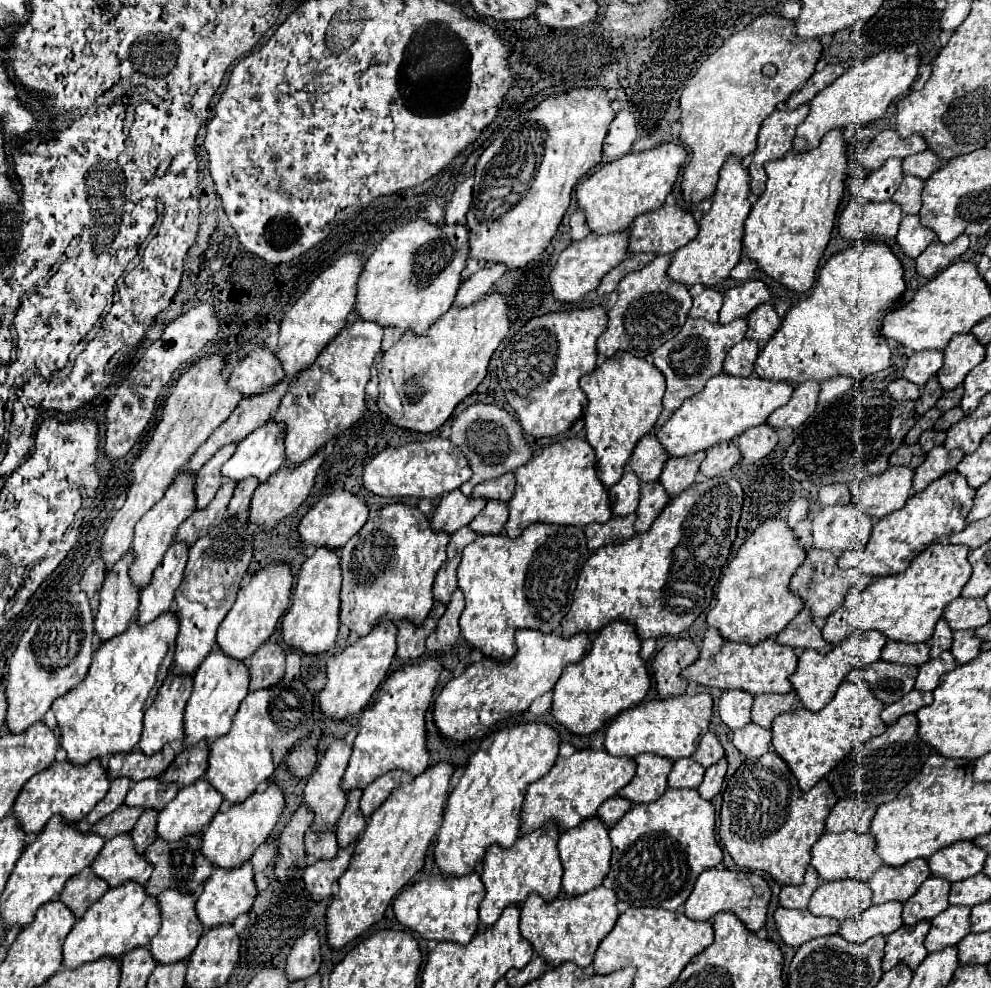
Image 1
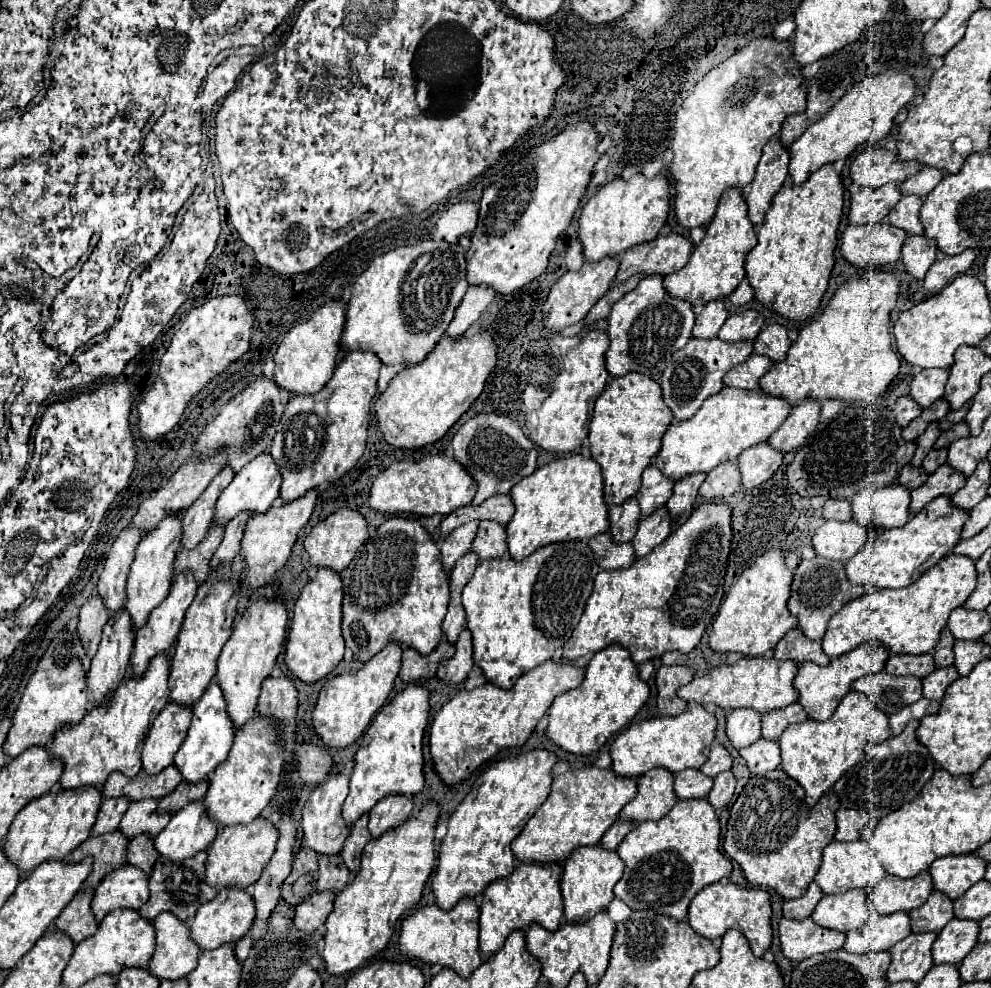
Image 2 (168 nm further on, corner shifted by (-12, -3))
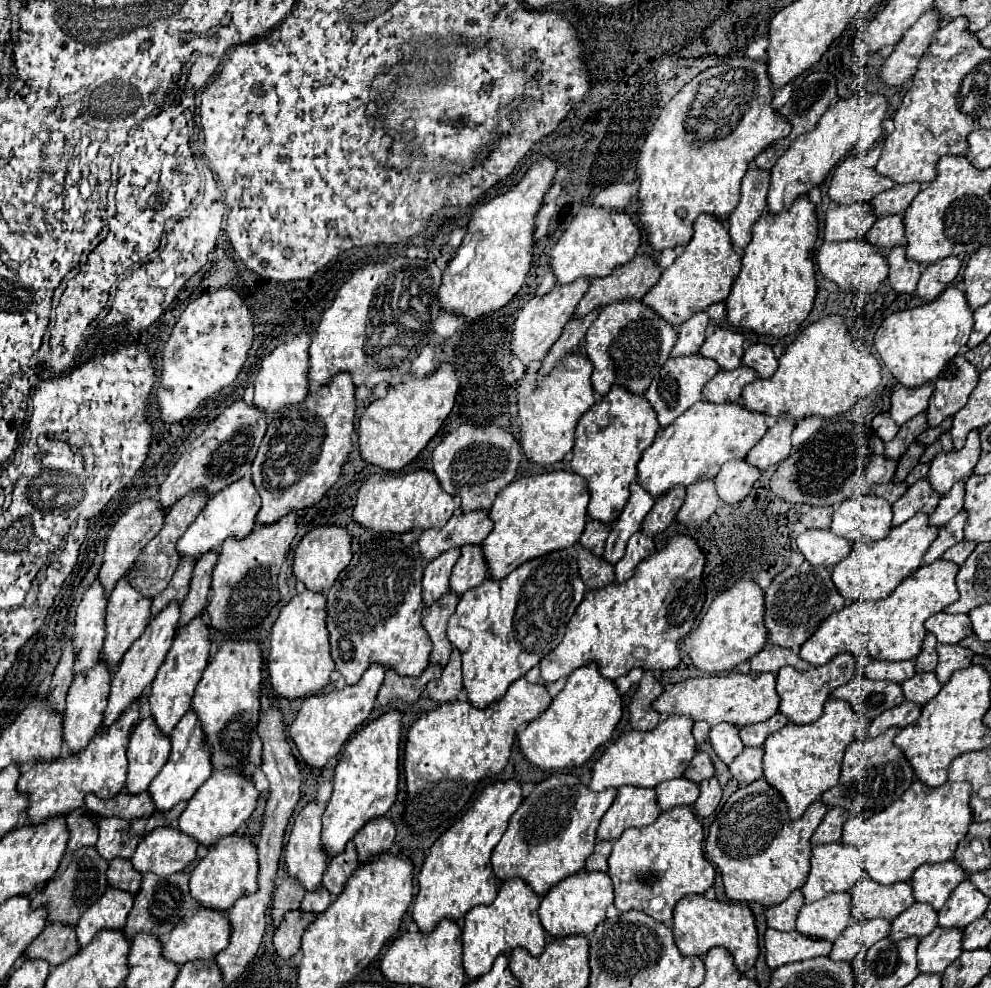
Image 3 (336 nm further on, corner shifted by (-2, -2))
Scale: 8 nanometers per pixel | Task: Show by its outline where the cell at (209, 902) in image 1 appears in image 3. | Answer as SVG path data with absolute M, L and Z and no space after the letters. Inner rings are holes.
M200 907L194 917L184 919L174 927L174 931L168 935L166 943L162 945L162 957L182 967L188 961L212 961L222 949L226 949L226 943L230 939L230 921L226 915L218 915L218 911L206 911Z

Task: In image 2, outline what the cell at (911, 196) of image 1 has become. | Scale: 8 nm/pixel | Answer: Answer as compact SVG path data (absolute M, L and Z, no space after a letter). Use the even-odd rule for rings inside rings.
M914 194L902 196L896 208L892 208L892 212L888 214L888 220L894 226L906 230L906 234L924 234L924 226L918 218L922 202L924 202L922 196L914 196Z

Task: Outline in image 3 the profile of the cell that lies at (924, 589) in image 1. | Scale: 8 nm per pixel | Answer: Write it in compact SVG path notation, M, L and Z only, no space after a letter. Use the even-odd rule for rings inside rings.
M938 559L932 565L924 565L916 573L906 577L890 593L890 597L882 601L854 601L846 605L842 611L836 611L818 627L818 631L800 647L798 655L812 667L828 663L838 653L852 653L856 657L866 655L880 661L914 659L926 635L924 621L958 599L954 583L956 573L958 567L954 563Z

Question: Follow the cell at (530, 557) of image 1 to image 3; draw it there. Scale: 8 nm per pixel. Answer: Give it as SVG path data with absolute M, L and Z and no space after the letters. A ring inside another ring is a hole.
M572 549L526 561L502 581L486 579L480 587L466 591L448 621L446 635L462 655L468 701L478 709L496 703L516 679L556 649L584 593L586 585L578 579L578 561Z

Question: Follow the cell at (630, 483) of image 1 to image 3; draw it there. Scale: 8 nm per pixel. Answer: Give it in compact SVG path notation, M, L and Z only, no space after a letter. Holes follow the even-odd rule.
M588 521L586 529L580 537L580 545L584 549L588 549L592 555L600 557L604 553L604 543L606 543L608 533L610 533L610 525L604 525L598 521Z

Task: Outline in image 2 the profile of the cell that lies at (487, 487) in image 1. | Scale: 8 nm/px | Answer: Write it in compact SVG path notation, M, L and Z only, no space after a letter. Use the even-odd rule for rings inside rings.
M496 494L496 496L490 496L488 500L484 500L484 504L480 504L480 506L468 504L464 508L458 508L456 512L448 514L440 524L440 534L446 536L448 532L452 532L452 528L466 524L468 520L496 520L500 524L508 524L512 514L514 514L512 496Z

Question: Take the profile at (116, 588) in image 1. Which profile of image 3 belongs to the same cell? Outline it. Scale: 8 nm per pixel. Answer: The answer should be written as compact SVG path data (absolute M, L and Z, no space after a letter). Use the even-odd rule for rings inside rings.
M102 661L94 665L82 679L72 681L72 687L66 697L66 711L62 721L62 737L72 755L84 751L90 739L100 729L100 723L104 719L104 709L108 703L108 693L110 693L110 673L106 671L106 665L102 665Z

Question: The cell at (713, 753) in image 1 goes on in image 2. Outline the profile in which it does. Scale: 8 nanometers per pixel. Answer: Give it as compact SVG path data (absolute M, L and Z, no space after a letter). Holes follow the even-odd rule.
M714 742L712 744L712 750L710 750L710 758L702 764L702 768L700 768L700 772L704 772L706 776L718 776L720 772L724 772L724 770L730 770L732 768L732 758L730 758L730 754L728 754L728 750L722 746L722 744L718 744L718 742Z

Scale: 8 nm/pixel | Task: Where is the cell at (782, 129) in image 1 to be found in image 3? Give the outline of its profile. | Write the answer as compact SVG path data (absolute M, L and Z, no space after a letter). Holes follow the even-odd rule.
M750 169L742 179L740 203L728 219L728 233L736 251L744 251L744 247L750 243L752 225L766 209L766 193L770 189L768 181L770 173L758 169Z

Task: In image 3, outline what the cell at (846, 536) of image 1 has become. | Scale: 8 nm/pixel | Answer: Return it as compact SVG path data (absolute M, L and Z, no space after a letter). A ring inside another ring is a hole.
M808 529L798 537L798 549L814 567L834 567L850 553L850 543L828 529Z

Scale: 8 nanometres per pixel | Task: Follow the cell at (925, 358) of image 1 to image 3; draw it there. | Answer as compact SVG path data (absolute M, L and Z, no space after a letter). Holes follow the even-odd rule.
M924 383L922 387L918 387L916 391L910 391L902 385L894 387L894 393L890 397L892 407L890 407L890 417L894 419L894 423L898 427L902 427L902 423L910 421L914 415L924 413L932 395L932 383Z

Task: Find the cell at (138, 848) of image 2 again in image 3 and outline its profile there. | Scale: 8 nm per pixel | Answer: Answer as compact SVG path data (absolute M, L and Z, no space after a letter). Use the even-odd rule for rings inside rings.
M128 859L110 861L106 879L108 879L110 887L128 891L132 895L136 895L140 891L140 883L142 883L142 875L138 875L138 871L134 871L134 867L130 867Z

